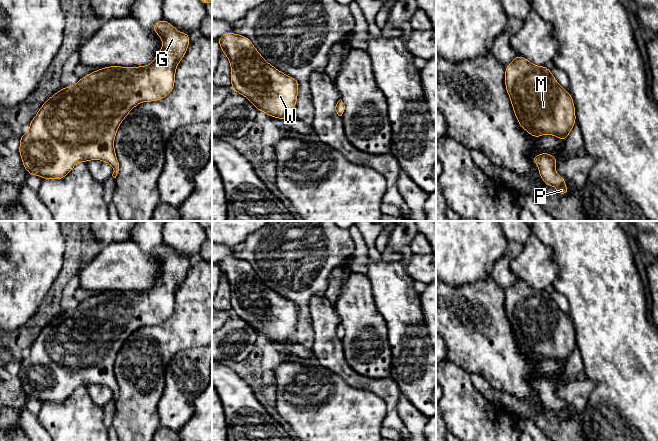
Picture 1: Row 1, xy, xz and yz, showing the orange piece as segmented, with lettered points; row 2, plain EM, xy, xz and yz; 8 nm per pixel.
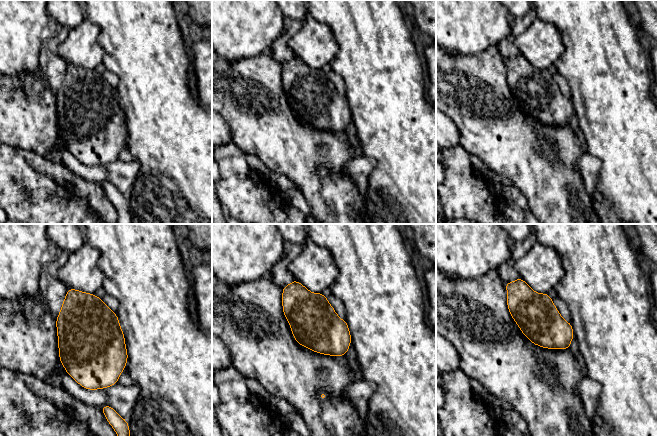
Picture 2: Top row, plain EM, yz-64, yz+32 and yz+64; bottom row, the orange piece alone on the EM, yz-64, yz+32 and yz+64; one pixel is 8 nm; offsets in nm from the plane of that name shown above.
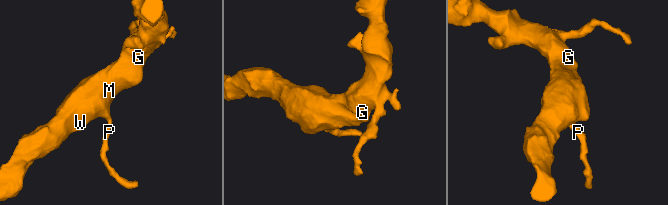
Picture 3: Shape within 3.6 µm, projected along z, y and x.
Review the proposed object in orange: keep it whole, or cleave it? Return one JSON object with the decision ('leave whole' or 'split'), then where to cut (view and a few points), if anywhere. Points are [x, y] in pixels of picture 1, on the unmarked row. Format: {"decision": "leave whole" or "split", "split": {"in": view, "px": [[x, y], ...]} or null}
{"decision": "leave whole", "split": null}

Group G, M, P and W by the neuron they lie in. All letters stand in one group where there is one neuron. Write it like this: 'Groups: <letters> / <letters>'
Groups: G M P W

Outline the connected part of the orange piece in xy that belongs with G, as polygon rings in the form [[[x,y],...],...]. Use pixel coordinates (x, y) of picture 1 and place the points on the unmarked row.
[[[165,243],[156,246],[152,253],[162,263],[162,273],[151,288],[108,290],[90,296],[76,308],[61,312],[40,331],[28,356],[21,359],[18,373],[29,399],[61,404],[77,387],[100,384],[112,390],[112,400],[116,402],[119,386],[114,364],[120,348],[138,328],[162,324],[172,316],[176,292],[191,267],[189,257],[177,255]]]

